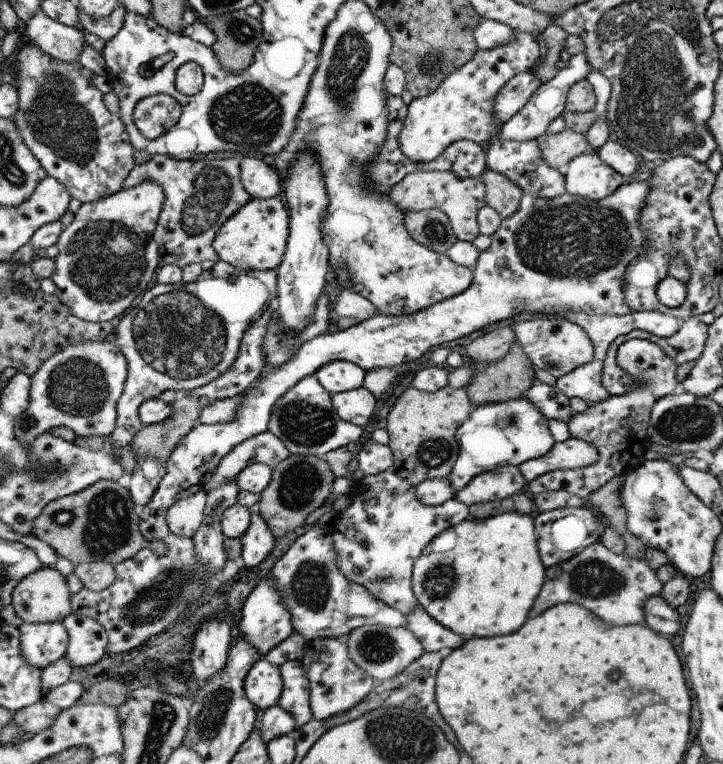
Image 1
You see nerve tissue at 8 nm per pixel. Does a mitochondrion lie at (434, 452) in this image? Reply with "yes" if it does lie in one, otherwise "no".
yes

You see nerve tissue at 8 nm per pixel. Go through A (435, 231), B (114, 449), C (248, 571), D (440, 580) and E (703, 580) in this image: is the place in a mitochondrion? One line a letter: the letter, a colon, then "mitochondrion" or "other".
A: mitochondrion
B: other
C: other
D: mitochondrion
E: other

